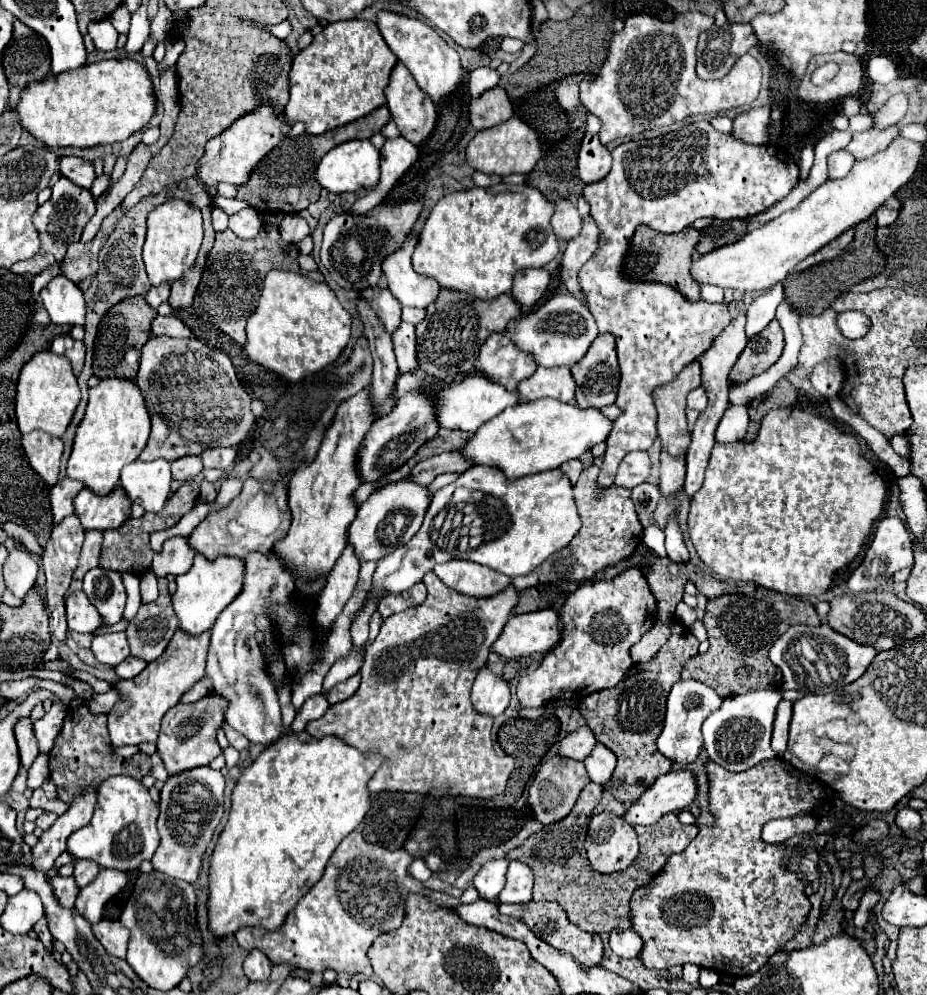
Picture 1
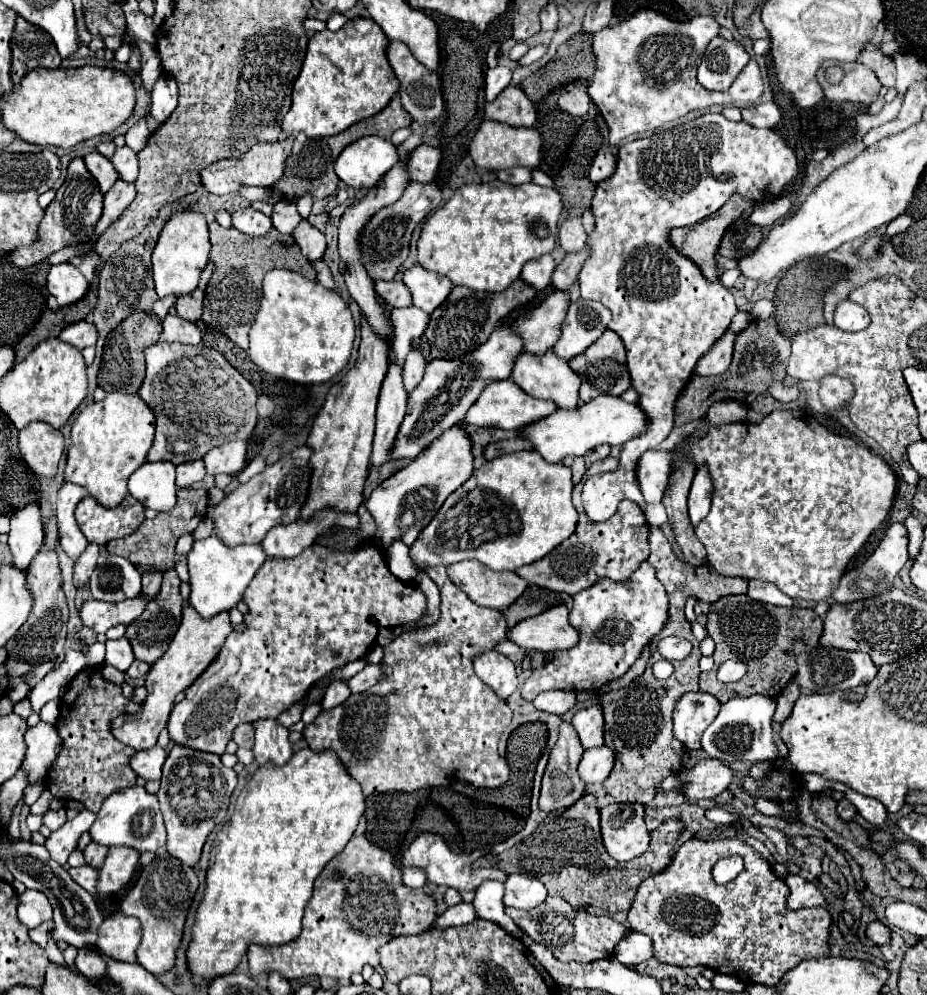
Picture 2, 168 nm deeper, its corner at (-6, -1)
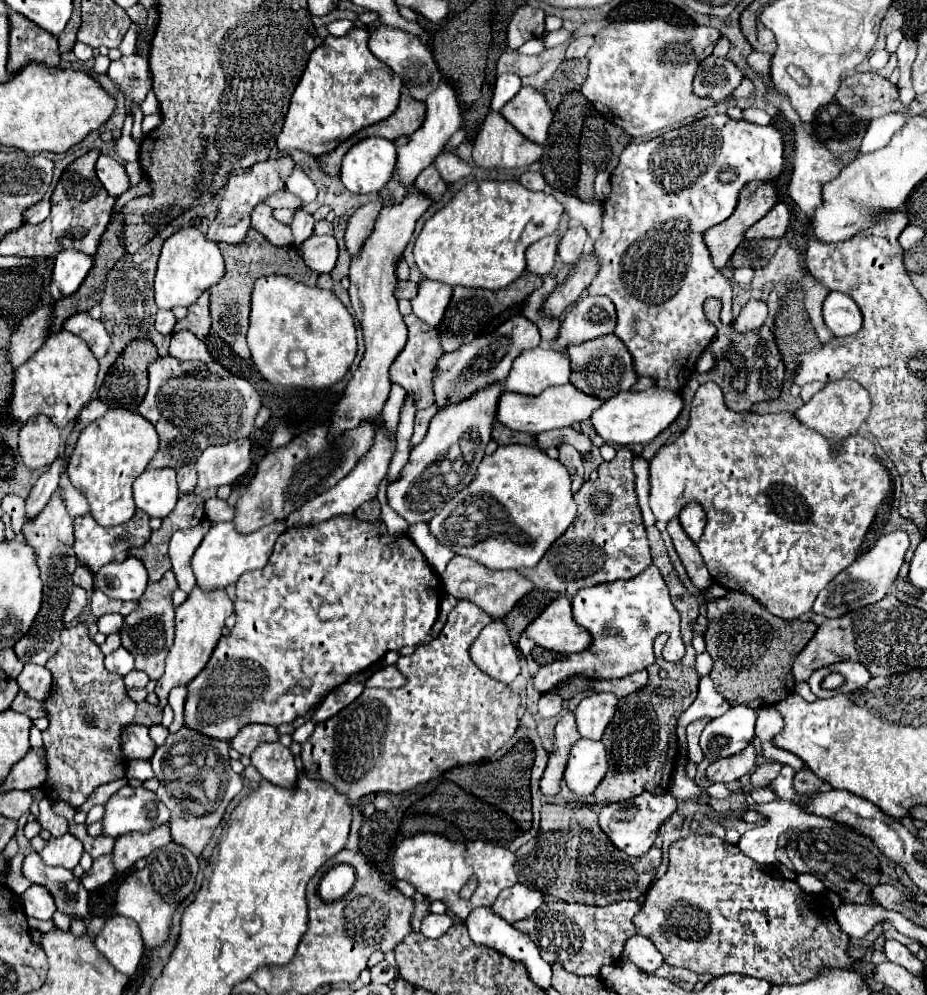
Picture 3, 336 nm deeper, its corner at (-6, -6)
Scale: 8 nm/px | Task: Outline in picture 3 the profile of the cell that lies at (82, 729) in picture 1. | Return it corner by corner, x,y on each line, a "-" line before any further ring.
83,622
63,628
59,652
45,664
53,674
49,698
37,702
19,692
11,704
15,712
24,708
31,720
49,714
49,728
43,732
43,746
47,750
47,782
43,792
49,800
65,800
73,808
87,802
97,786
125,778
125,760
119,746
123,726
161,724
161,712
155,706
127,698
123,678
106,670
104,658

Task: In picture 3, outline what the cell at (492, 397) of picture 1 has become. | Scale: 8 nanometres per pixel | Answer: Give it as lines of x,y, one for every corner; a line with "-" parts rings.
571,384
547,388
541,396
525,396
525,394
503,390
497,404
497,420
509,430
539,434
545,430
571,426
573,422
589,420
593,408
599,408
599,406
601,406
599,400
593,400
593,396
585,396
583,392
577,392
577,388
573,388

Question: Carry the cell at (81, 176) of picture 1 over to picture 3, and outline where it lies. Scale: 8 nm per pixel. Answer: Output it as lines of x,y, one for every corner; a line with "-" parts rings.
99,156
97,164
95,164
95,170
97,170
97,176
99,176
101,184
109,192
109,196
119,198
123,192
127,192
129,178
125,174
123,164
119,164
115,158
111,158
111,156

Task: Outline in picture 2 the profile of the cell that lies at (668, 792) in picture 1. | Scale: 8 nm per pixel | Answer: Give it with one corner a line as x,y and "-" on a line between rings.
703,759
683,771
683,793
687,799
713,799
733,781
733,769
715,759

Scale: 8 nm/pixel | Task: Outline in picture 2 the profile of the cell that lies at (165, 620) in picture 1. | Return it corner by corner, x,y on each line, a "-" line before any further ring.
167,569
163,573
163,583
161,583
161,591
157,593
157,597
153,597
149,601
149,607
145,607
145,611
133,621
127,625
127,633
125,637
129,639
131,647
133,647
133,653
135,653
135,659
139,661
145,661
149,665
153,665
169,647
175,631
179,629
179,623
181,623
181,609
183,609
183,599
179,595
179,585
181,581
177,579
177,573
173,569

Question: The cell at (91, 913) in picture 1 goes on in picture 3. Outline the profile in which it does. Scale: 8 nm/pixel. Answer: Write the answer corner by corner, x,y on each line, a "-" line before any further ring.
169,826
165,828
155,828
149,834
139,834
133,832
129,836
119,836
115,840
115,848
113,848
113,866
117,874
125,874
127,870
133,868
133,864
139,858
147,858
153,850
169,844

